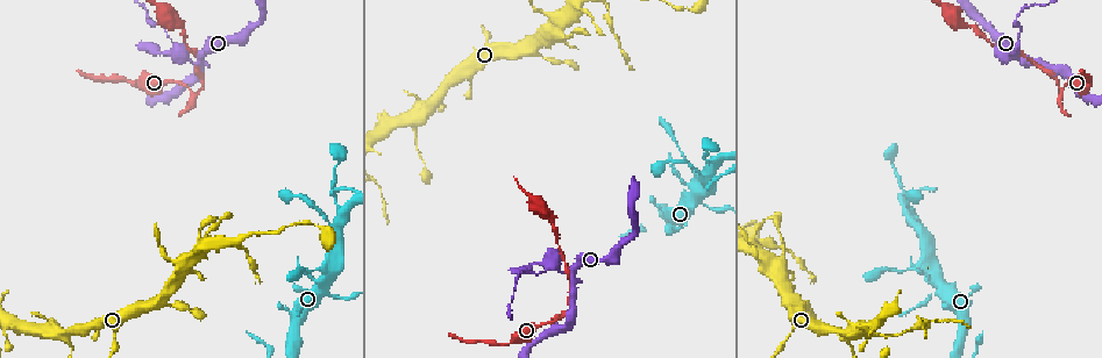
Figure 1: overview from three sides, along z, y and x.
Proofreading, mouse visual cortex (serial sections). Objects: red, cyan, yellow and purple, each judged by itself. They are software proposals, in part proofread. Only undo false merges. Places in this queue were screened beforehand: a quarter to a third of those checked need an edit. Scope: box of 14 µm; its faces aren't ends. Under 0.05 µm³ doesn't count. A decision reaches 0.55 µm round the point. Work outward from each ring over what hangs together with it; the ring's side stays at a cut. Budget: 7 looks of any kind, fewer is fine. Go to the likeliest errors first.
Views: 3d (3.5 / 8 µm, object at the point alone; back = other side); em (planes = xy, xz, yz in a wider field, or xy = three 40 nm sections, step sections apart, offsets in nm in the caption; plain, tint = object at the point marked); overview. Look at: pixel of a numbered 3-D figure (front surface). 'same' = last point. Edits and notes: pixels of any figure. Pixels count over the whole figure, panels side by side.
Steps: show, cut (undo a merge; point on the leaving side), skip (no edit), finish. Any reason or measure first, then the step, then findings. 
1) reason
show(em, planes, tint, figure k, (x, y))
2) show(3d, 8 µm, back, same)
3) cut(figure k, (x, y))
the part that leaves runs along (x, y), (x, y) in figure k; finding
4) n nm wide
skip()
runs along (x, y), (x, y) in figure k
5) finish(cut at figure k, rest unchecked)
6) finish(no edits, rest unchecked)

abrupt turn
show(3d, 3.5 µm, figure 1, (1062, 94))

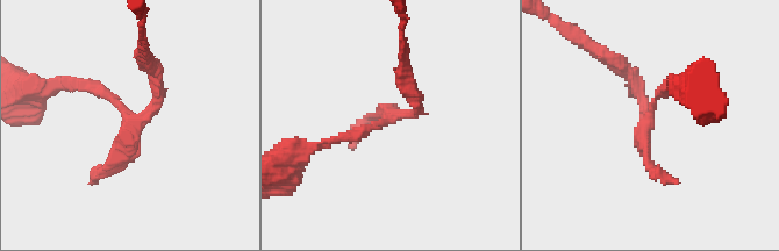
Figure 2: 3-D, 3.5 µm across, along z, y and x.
now the EM
show(em, xy, step 1, tint, figure 2, (401, 112))

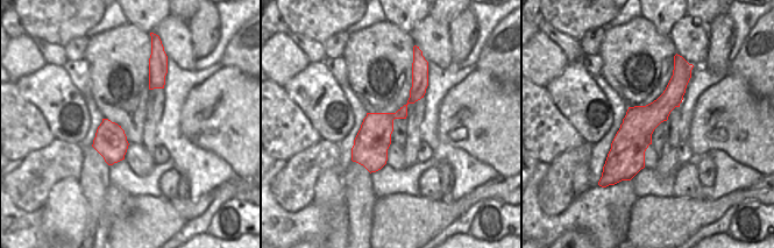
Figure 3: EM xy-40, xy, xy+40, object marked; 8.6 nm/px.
cut(figure 2, (636, 78))
two cells meet here

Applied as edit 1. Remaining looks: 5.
redraw
show(overview)

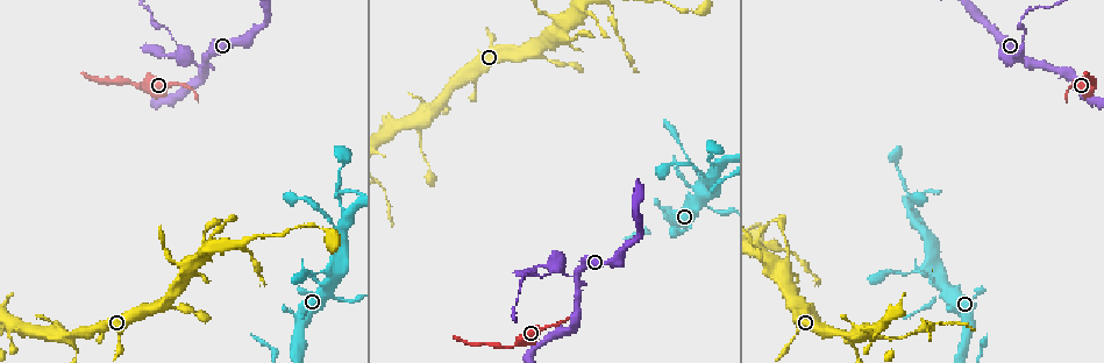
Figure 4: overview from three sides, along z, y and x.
a fork
show(3d, 3.5 µm, figure 4, (1027, 62))

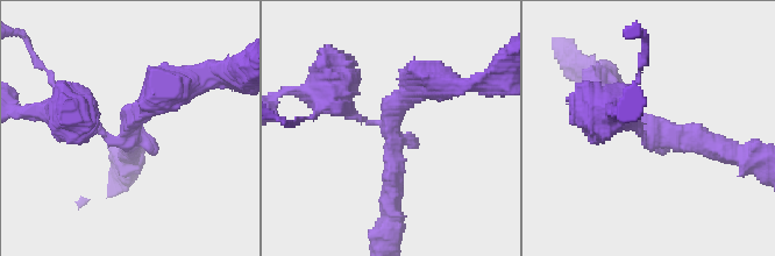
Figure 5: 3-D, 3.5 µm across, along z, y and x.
need the tissue
show(em, xy, step 3, tint, figure 5, (130, 132))

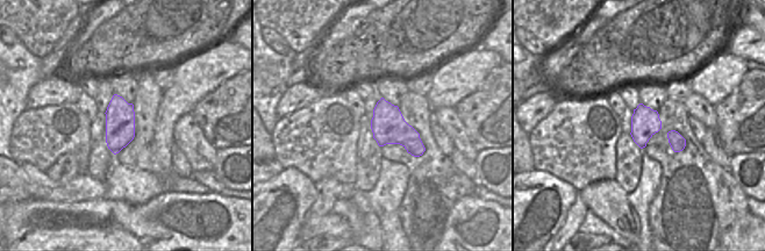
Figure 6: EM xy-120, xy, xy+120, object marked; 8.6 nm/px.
300 nm wide
skip()
all the same cell

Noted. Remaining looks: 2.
finish(cut at figure 2, rest unchecked)

